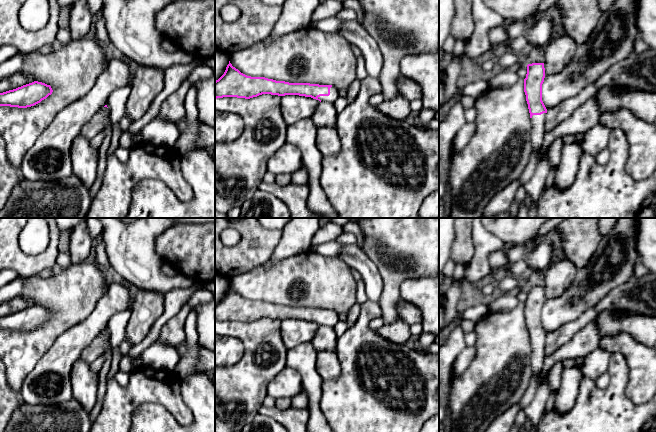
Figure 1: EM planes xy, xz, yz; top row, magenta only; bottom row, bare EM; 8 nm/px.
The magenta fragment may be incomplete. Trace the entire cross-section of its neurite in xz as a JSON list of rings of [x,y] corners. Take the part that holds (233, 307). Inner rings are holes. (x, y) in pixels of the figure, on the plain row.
[[[230,285],[224,298],[215,305],[215,323],[223,321],[250,323],[262,318],[299,319],[333,328],[339,321],[339,312],[332,309],[289,307],[265,301],[251,301],[233,291]]]

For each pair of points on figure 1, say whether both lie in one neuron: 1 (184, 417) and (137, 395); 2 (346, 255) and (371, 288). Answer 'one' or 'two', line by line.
1: one
2: one

